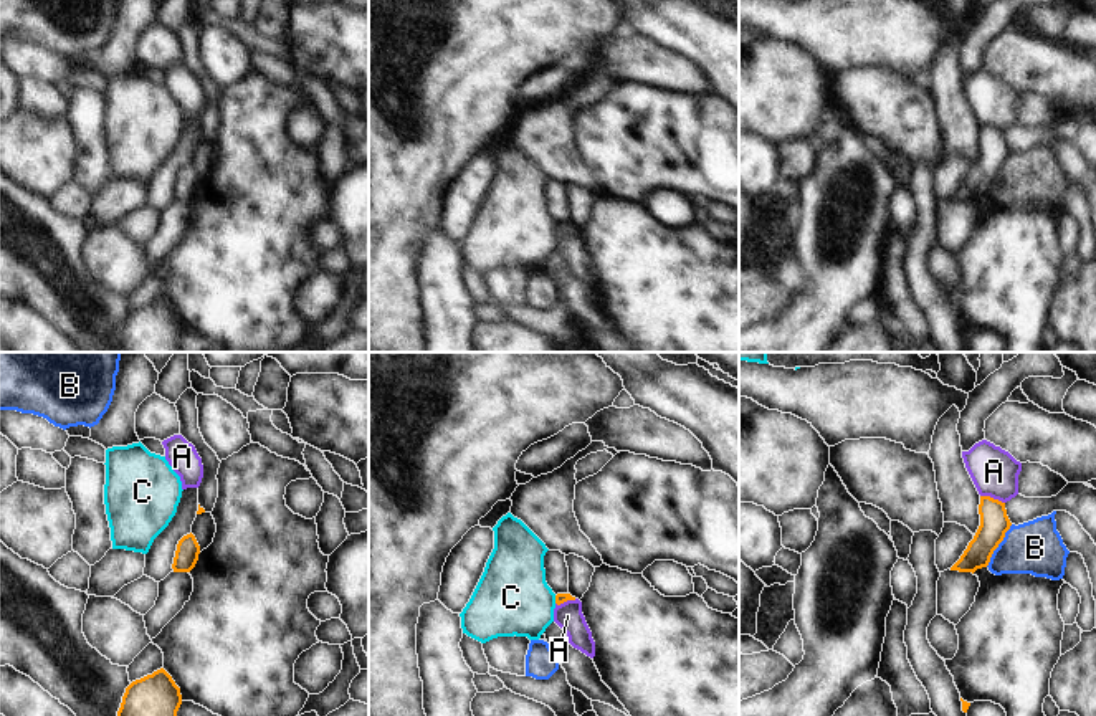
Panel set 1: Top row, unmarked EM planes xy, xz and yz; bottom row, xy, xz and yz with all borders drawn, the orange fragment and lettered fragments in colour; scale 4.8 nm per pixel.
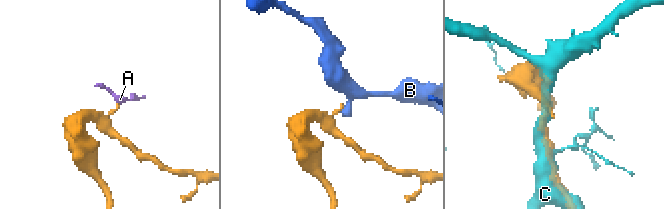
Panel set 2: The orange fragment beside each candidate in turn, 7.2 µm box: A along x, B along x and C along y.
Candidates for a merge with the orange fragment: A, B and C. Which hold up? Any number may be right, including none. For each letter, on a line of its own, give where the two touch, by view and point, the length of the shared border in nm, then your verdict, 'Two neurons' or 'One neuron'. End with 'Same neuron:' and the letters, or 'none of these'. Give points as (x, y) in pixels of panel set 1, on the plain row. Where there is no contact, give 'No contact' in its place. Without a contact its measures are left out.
A: Touches orange at yz (992, 128). Shared border 130 nm. Two neurons
B: Touches orange at yz (997, 176). Shared border 240 nm. Two neurons
C: Touches orange at xz (556, 229). Shared border 40 nm. Two neurons
Same neuron: none of these

